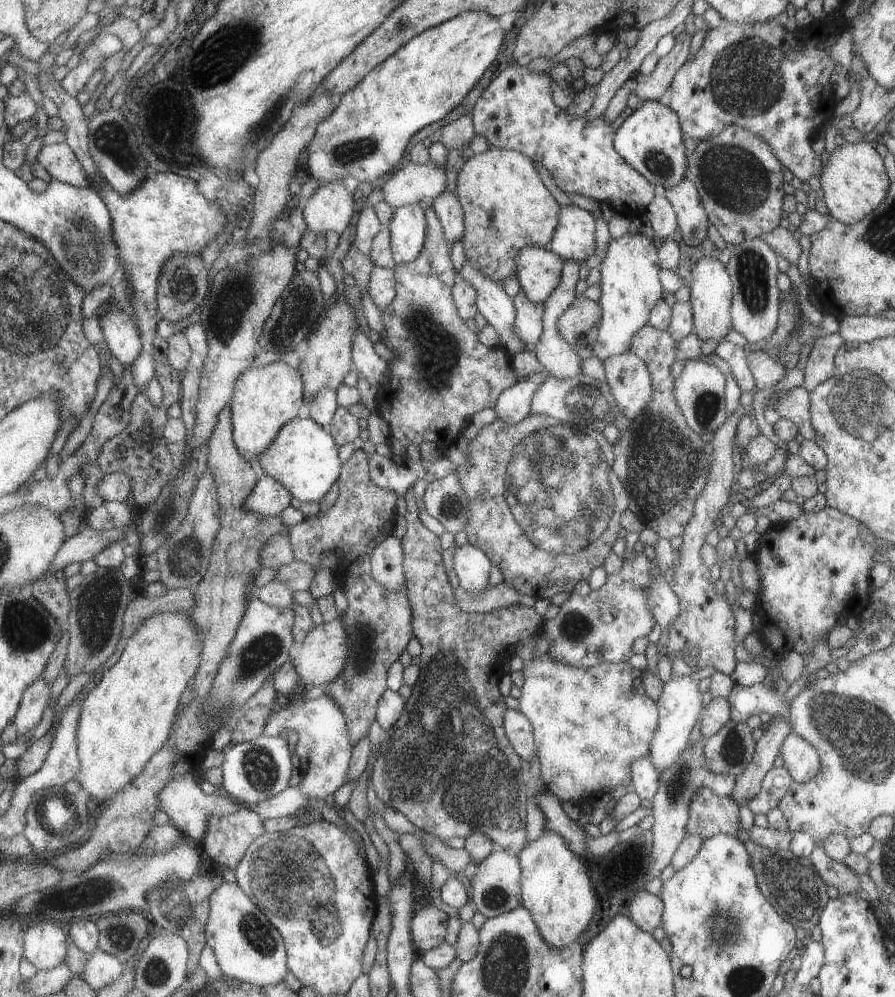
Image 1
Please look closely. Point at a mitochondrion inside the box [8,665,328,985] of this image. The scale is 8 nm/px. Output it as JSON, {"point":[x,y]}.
{"point":[99,888]}

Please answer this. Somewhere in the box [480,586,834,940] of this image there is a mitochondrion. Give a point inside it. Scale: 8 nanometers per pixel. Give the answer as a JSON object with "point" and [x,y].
{"point":[790,883]}

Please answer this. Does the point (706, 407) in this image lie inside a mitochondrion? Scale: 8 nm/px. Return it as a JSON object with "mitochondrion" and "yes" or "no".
{"mitochondrion":"yes"}

